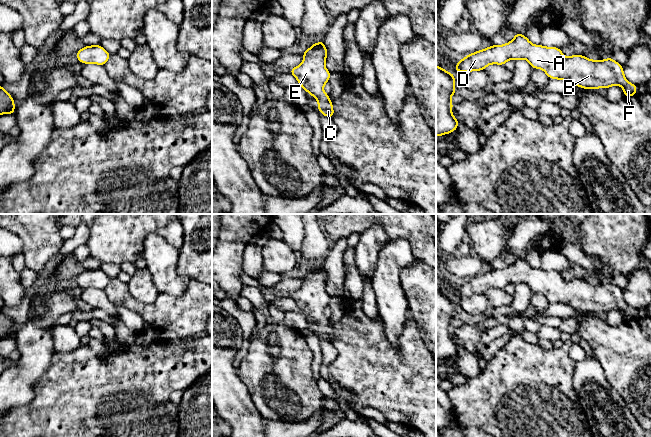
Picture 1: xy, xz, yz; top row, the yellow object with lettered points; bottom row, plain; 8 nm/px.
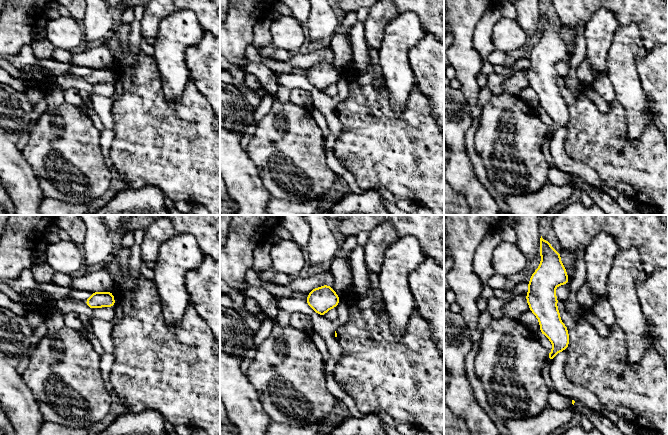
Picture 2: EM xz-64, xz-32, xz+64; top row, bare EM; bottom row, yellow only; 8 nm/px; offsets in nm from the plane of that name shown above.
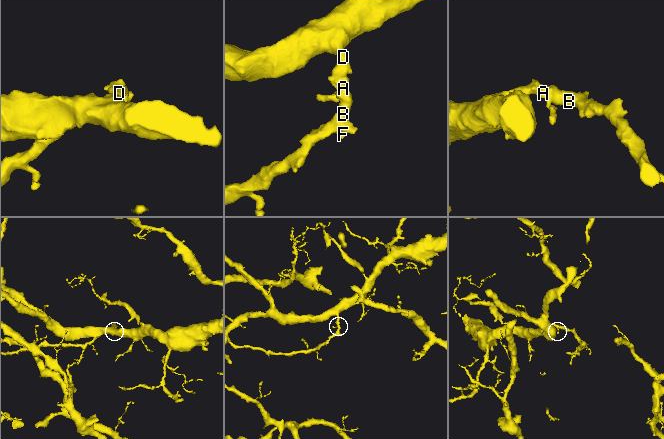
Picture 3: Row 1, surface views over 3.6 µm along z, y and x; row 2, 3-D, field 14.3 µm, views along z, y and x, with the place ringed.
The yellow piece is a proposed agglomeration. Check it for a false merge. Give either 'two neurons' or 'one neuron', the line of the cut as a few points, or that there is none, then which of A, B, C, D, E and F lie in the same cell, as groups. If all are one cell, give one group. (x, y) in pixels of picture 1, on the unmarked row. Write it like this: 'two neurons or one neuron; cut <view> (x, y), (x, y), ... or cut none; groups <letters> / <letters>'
one neuron; cut none; groups A B C D E F

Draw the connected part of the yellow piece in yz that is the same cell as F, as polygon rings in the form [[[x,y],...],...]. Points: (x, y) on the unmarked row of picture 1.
[[[519,257],[504,269],[491,269],[467,279],[456,287],[455,294],[480,295],[491,288],[505,289],[510,283],[525,283],[532,293],[542,293],[550,303],[568,305],[583,313],[619,309],[625,321],[636,320],[637,309],[626,304],[623,290],[611,281],[604,284],[591,284],[578,278],[566,281],[560,272],[532,268]]]

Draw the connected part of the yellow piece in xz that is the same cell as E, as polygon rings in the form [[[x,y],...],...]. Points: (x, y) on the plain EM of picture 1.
[[[323,264],[314,267],[303,277],[302,287],[290,292],[290,297],[297,303],[301,311],[318,325],[318,334],[328,342],[334,340],[334,333],[329,319],[323,314],[329,306],[331,296],[325,291],[327,272]]]

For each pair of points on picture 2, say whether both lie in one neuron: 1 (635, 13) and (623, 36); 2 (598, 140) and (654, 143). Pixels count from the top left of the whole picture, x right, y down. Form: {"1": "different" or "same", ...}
{"1": "different", "2": "same"}

